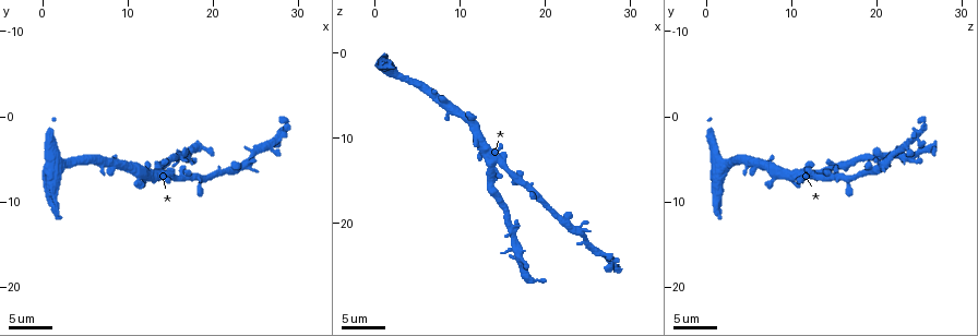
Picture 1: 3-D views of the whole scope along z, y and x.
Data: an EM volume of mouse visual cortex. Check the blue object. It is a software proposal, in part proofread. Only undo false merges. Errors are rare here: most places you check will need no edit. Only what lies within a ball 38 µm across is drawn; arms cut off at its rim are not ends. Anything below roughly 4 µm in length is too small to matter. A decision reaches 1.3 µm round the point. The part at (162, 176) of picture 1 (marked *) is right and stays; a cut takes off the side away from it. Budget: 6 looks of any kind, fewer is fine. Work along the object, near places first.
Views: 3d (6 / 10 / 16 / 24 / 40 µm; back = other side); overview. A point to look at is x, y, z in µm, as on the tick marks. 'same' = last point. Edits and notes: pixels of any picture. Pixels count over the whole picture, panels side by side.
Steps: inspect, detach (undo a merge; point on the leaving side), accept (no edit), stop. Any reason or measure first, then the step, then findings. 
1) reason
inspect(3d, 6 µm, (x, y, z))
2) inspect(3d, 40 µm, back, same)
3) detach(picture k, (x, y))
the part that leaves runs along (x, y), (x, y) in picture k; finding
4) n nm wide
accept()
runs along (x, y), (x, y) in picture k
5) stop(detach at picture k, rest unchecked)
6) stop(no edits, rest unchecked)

thick turns thin
inspect(3d, 10 µm, (18.0, 4.0, 26.4))

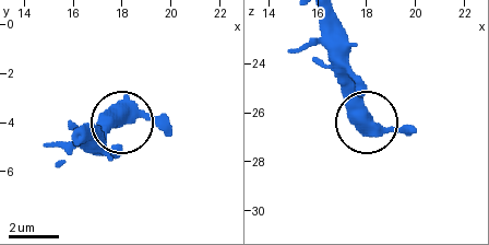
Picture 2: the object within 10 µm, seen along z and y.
accept()
runs along (74, 140), (118, 124) in picture 2; continuous, no second neuron

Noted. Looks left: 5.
three arms meet
inspect(3d, 6 µm, (18.4, 7.2, 16.4))

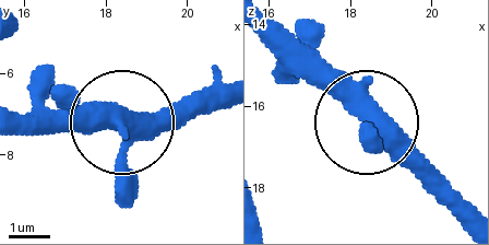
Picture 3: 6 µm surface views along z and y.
3 arms
accept()
all the same neuron

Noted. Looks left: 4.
side arm on a straight run
inspect(3d, 10 µm, (25.2, 4.6, 22.0))

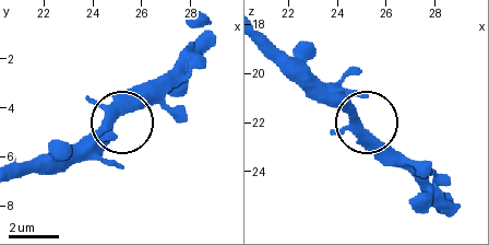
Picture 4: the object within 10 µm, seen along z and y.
accept()
all the same neuron

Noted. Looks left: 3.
stop(no edits, rest unchecked)

